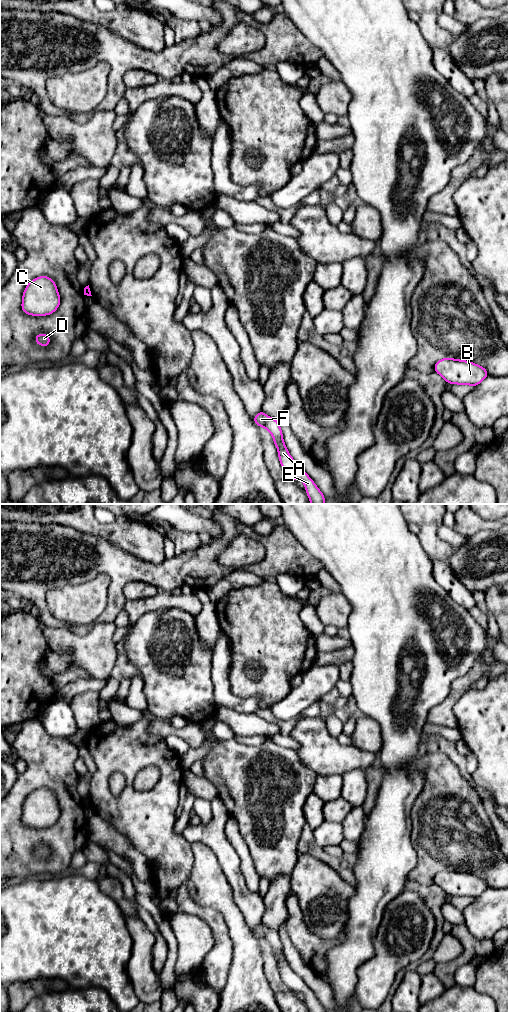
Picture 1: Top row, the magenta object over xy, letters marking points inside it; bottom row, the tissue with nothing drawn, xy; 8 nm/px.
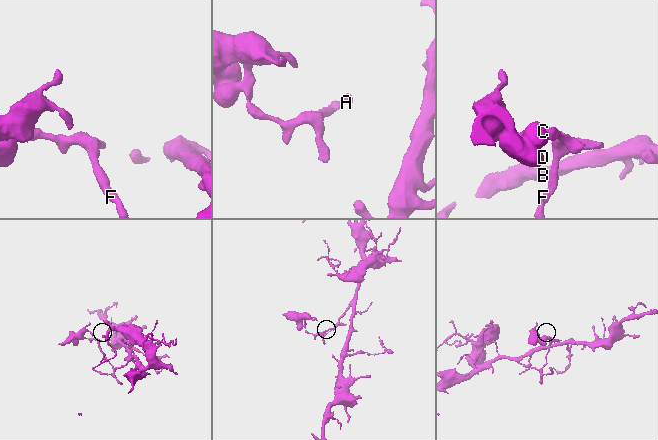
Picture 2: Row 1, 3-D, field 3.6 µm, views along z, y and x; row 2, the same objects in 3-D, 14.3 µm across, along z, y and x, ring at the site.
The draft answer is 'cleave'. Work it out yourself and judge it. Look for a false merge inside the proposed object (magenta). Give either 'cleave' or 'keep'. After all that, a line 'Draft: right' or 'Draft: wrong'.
cleave
Draft: right

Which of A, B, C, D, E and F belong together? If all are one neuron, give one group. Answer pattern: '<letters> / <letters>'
A B E F / C D

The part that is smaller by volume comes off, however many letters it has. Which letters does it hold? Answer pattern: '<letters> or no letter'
C, D

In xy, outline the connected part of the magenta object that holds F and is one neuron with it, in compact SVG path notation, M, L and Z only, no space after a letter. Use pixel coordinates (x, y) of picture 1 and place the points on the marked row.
M261 409L261 411L254 416L253 421L257 426L263 427L271 433L274 444L278 450L278 458L284 473L290 479L299 480L304 483L310 503L325 504L325 496L323 493L308 476L302 466L291 457L284 443L283 433L278 420L266 415Z

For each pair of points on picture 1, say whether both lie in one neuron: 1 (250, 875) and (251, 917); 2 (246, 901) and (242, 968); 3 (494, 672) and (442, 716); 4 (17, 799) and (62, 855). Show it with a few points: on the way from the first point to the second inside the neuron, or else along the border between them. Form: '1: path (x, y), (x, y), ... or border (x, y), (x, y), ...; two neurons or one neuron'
1: border (241, 867), (245, 884), (253, 892), (257, 893); two neurons
2: border (234, 899), (235, 905), (252, 931); two neurons
3: path (479, 671), (449, 701); one neuron
4: path (15, 817), (15, 822), (29, 836), (45, 837); one neuron

